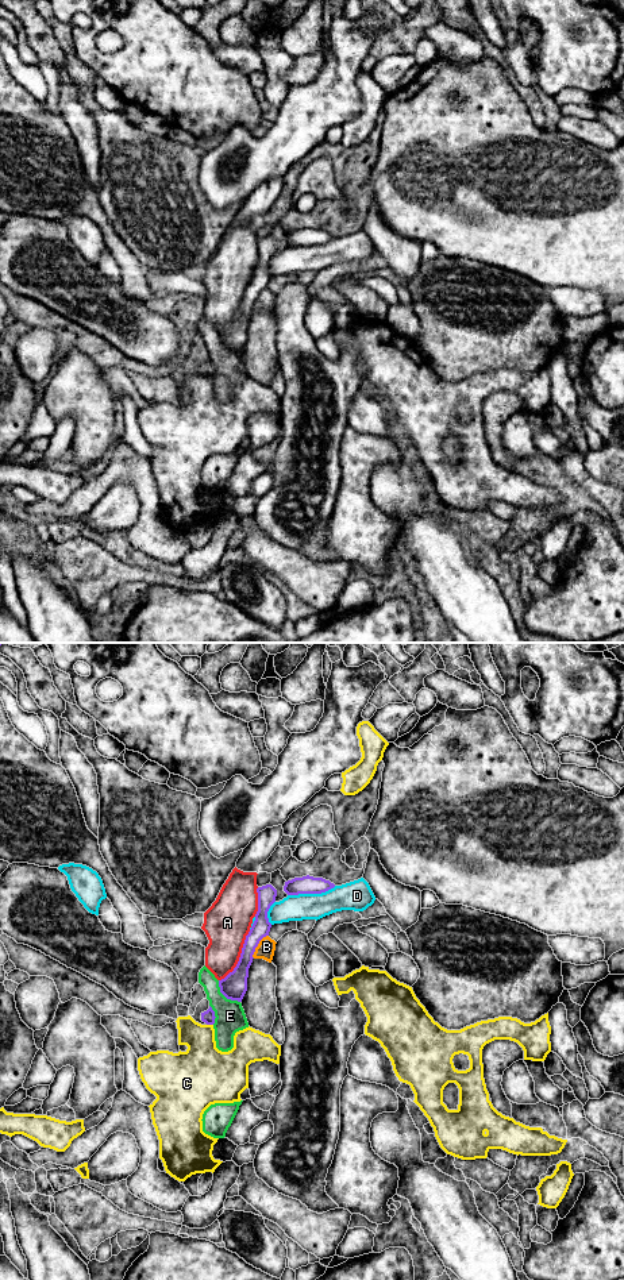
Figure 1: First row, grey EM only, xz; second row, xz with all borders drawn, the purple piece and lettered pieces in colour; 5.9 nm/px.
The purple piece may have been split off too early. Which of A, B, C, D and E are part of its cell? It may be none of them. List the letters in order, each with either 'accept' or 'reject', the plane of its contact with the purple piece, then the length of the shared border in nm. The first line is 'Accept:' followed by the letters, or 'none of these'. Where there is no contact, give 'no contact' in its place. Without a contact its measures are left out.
Accept: none of these
A: reject; contact in xz; length 360 nm
B: reject; contact in xz; length 170 nm
C: reject; contact in xz; length 40 nm
D: reject; contact in xz; length 300 nm
E: reject; contact in xz; length 190 nm

